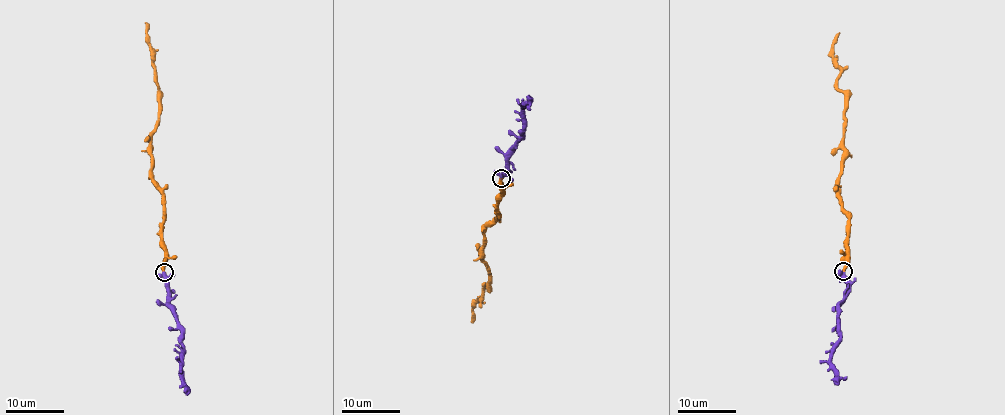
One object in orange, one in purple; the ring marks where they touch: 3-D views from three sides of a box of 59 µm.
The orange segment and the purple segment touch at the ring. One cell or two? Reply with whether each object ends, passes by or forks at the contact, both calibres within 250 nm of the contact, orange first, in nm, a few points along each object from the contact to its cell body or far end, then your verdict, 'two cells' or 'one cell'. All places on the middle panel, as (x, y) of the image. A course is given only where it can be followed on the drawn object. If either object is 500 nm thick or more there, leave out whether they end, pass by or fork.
orange ends; purple passes by; calibres 320 and 300 nm; course orange (502, 177), (497, 216), (484, 233), (489, 287), (474, 302), (471, 322); course purple (502, 177), (514, 145), (522, 136), (524, 102), (529, 103), (527, 110); one cell

